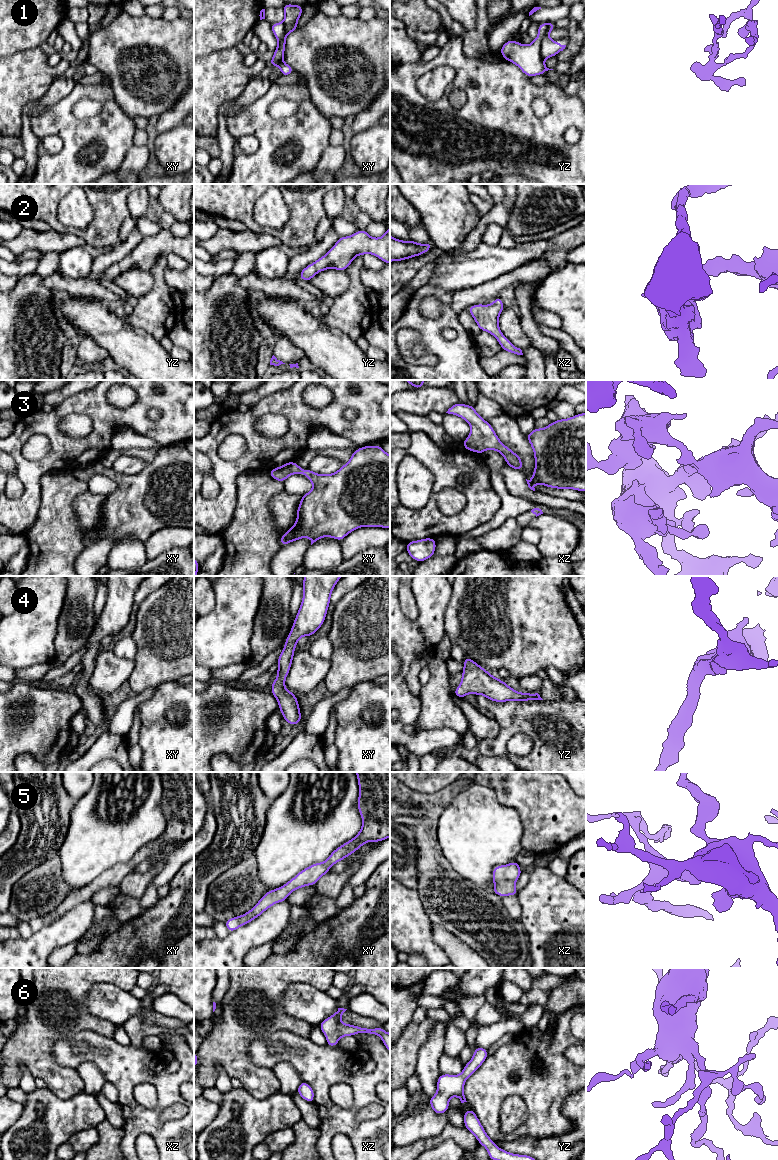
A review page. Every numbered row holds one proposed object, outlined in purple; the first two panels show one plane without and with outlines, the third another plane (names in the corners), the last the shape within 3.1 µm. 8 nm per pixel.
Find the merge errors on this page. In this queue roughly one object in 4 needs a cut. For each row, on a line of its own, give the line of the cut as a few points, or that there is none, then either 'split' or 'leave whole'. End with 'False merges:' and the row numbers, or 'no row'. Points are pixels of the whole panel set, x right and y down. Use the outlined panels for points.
1: yz (547, 23), (541, 45), (542, 60) | split
2: no cut | leave whole
3: no cut | leave whole
4: no cut | leave whole
5: no cut | leave whole
6: no cut | leave whole
False merges: 1

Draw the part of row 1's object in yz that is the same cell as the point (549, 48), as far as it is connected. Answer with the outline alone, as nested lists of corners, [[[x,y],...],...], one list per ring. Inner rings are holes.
[[[547,23],[547,29],[542,40],[541,45],[541,58],[544,61],[547,58],[556,56],[559,52],[563,51],[566,45],[561,45],[558,41],[553,41],[549,38],[551,30],[555,29],[555,23]]]

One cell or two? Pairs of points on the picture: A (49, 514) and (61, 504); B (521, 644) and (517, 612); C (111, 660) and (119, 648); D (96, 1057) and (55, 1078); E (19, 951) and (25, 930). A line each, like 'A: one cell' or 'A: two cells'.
A: one cell
B: one cell
C: two cells
D: two cells
E: two cells

